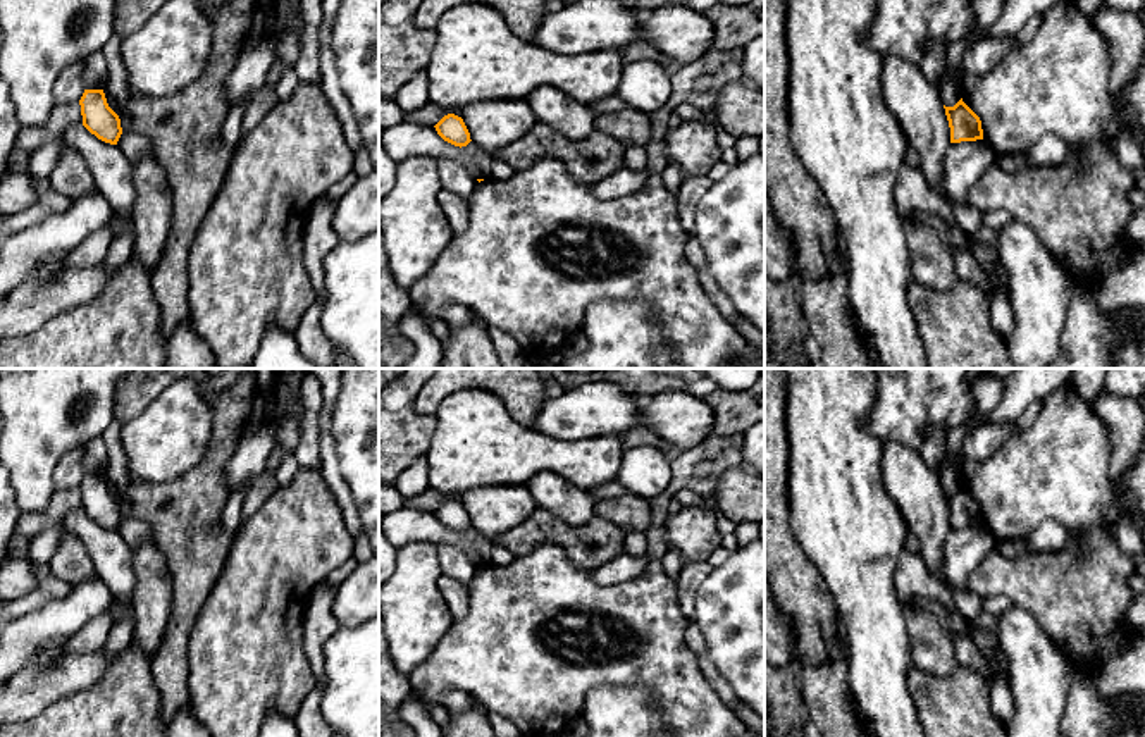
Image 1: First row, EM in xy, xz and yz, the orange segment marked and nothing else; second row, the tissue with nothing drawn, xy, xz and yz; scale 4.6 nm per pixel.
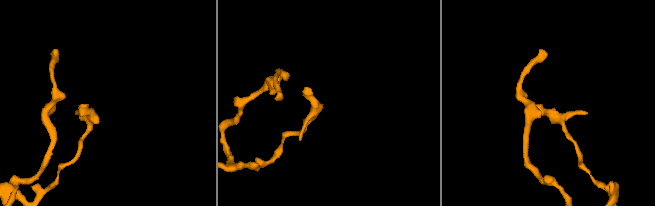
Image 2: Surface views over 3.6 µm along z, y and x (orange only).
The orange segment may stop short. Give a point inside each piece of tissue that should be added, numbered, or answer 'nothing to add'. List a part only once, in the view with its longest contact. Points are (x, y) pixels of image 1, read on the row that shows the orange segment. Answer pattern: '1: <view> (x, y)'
nothing to add

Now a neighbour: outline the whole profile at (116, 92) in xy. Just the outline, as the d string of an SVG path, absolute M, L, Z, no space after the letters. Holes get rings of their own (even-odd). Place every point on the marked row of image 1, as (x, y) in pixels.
M112 33L110 40L103 46L103 57L107 59L107 86L103 90L108 107L121 115L129 102L127 91L127 69L122 60L124 38Z

